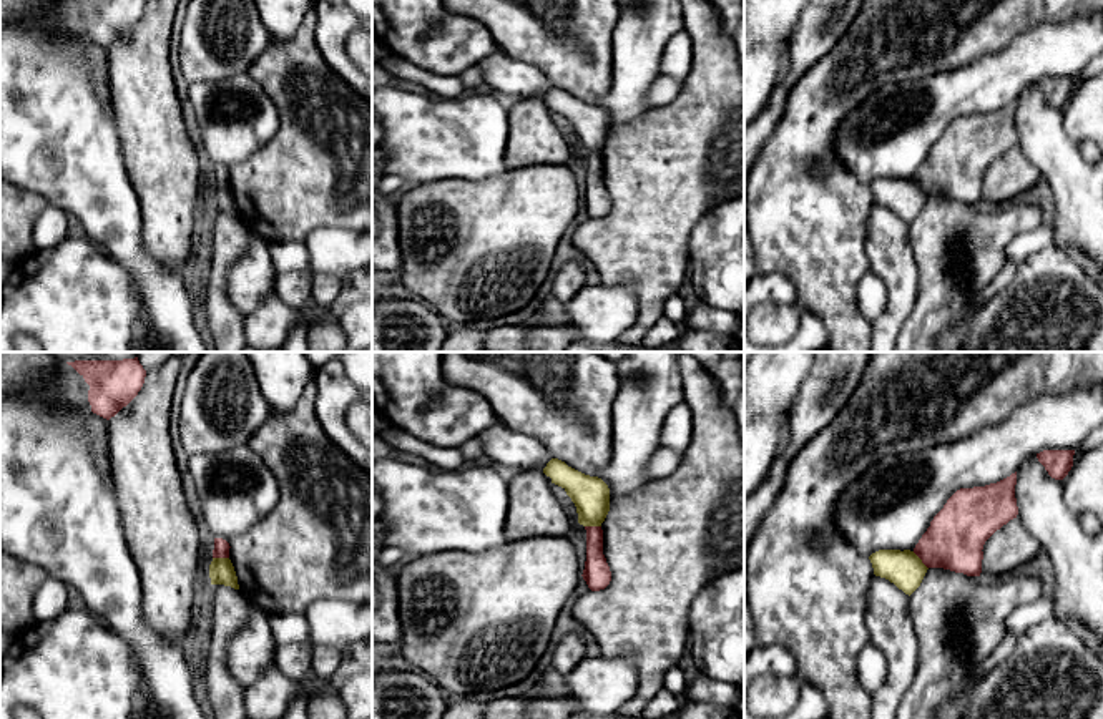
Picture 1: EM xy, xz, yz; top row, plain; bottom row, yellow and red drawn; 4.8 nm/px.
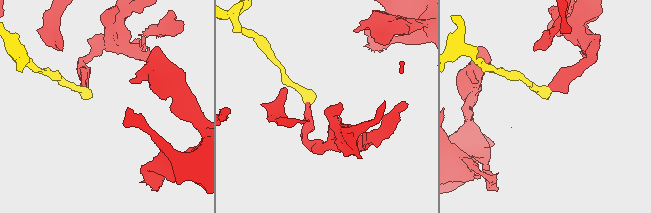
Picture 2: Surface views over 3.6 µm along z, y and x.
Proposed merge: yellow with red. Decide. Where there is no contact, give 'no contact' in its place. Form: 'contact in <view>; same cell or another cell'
contact in yz; another cell

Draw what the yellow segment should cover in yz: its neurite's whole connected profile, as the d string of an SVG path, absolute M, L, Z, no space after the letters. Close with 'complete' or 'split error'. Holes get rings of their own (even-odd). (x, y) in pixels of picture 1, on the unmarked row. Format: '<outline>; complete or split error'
M879 178L869 188L875 204L889 208L909 224L920 214L929 198L910 178Z; complete

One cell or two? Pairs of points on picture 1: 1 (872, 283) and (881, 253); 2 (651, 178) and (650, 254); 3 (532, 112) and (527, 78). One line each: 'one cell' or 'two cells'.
1: two cells
2: one cell
3: two cells

